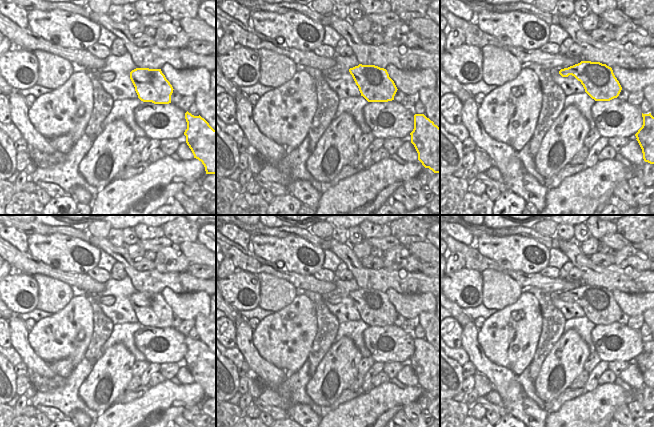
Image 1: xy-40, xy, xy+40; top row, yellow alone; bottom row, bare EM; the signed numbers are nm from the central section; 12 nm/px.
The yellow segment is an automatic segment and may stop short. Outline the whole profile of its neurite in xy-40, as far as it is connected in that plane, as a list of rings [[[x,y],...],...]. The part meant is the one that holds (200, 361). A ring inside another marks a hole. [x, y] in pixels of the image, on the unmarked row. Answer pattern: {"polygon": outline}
{"polygon": [[[188,335],[185,337],[187,353],[184,356],[186,367],[191,373],[194,382],[202,386],[206,398],[216,398],[216,354],[209,347],[199,340],[194,340]]]}

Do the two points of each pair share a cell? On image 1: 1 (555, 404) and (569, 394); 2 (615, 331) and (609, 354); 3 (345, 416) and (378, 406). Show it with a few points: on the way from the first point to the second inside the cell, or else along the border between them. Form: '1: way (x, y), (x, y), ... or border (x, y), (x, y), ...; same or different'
1: way (558, 402), (566, 395); same
2: way (622, 337), (625, 342), (616, 352); same
3: way (353, 415), (364, 414), (370, 409); same

